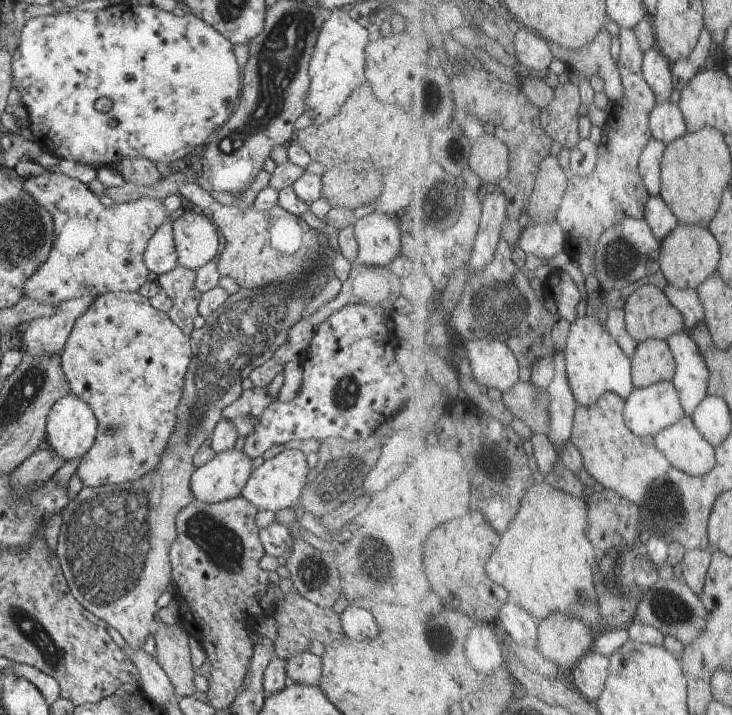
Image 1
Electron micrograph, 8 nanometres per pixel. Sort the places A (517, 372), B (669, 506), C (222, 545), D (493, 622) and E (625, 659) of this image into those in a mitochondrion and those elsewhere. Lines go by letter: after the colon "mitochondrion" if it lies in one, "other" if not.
A: other
B: mitochondrion
C: mitochondrion
D: other
E: mitochondrion

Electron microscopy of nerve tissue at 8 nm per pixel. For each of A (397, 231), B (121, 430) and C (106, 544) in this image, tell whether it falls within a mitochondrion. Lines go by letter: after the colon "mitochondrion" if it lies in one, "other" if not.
A: other
B: mitochondrion
C: mitochondrion

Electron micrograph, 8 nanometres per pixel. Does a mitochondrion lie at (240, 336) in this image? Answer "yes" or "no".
yes

